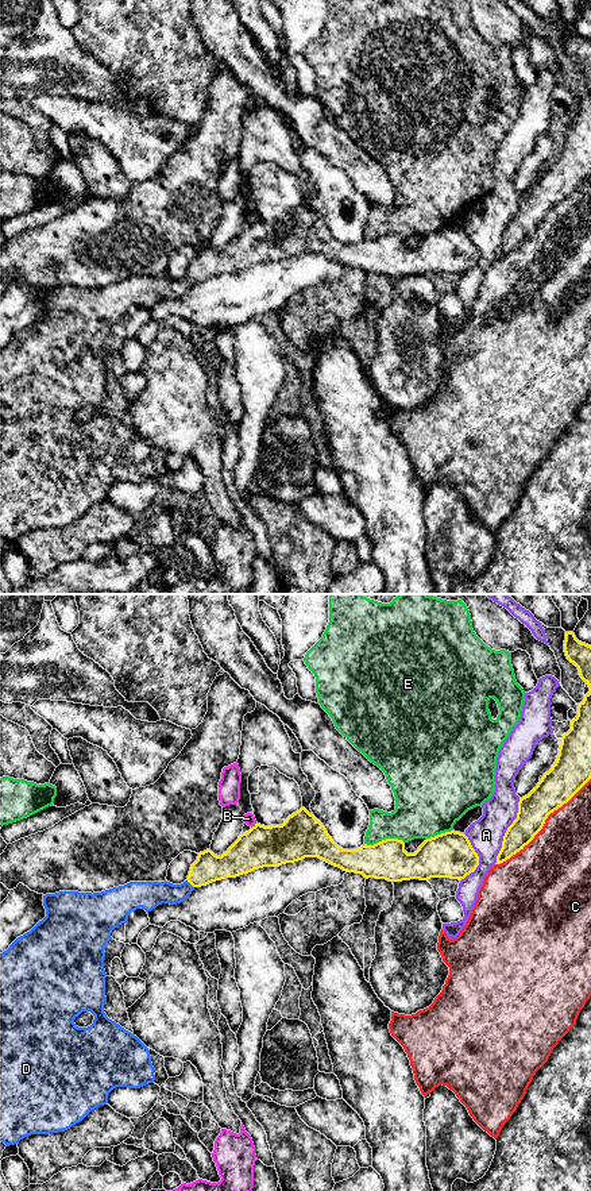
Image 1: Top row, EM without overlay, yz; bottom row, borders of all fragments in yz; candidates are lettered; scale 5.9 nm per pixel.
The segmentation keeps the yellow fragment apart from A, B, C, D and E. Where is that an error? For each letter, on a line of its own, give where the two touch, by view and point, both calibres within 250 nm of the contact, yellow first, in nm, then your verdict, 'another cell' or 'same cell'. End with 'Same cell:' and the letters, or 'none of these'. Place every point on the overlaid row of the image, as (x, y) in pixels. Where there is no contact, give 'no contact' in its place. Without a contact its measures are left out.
A: meets yellow in yz at (506, 831); 190 nm thick on the yellow side, 200 nm on the other; another cell
B: meets yellow in yz at (255, 825); 240 nm thick on the yellow side, 70 nm on the other; another cell
C: meets yellow in yz at (543, 825); 220 nm thick on the yellow side, 420 nm on the other; another cell
D: meets yellow in yz at (190, 883); 170 nm thick on the yellow side, 160 nm on the other; same cell
E: meets yellow in yz at (383, 840); 240 nm thick on the yellow side, 280 nm on the other; another cell
Same cell: D

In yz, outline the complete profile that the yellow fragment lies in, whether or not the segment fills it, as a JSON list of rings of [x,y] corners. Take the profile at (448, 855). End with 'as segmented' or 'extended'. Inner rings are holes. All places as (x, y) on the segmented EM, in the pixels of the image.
[[[301,808],[282,825],[256,822],[221,856],[210,849],[200,852],[181,884],[166,880],[130,882],[93,894],[59,891],[43,895],[46,917],[0,953],[0,1141],[9,1146],[31,1134],[65,1132],[92,1110],[107,1105],[113,1088],[140,1088],[154,1083],[148,1048],[104,1013],[105,944],[112,938],[112,930],[127,922],[131,911],[142,907],[148,913],[162,903],[177,905],[196,887],[305,857],[318,857],[366,879],[389,882],[430,878],[461,880],[479,866],[479,856],[468,837],[455,830],[426,839],[414,853],[407,853],[405,843],[398,839],[343,849],[325,826]],[[82,1011],[94,1015],[88,1028],[74,1024]]]; extended

